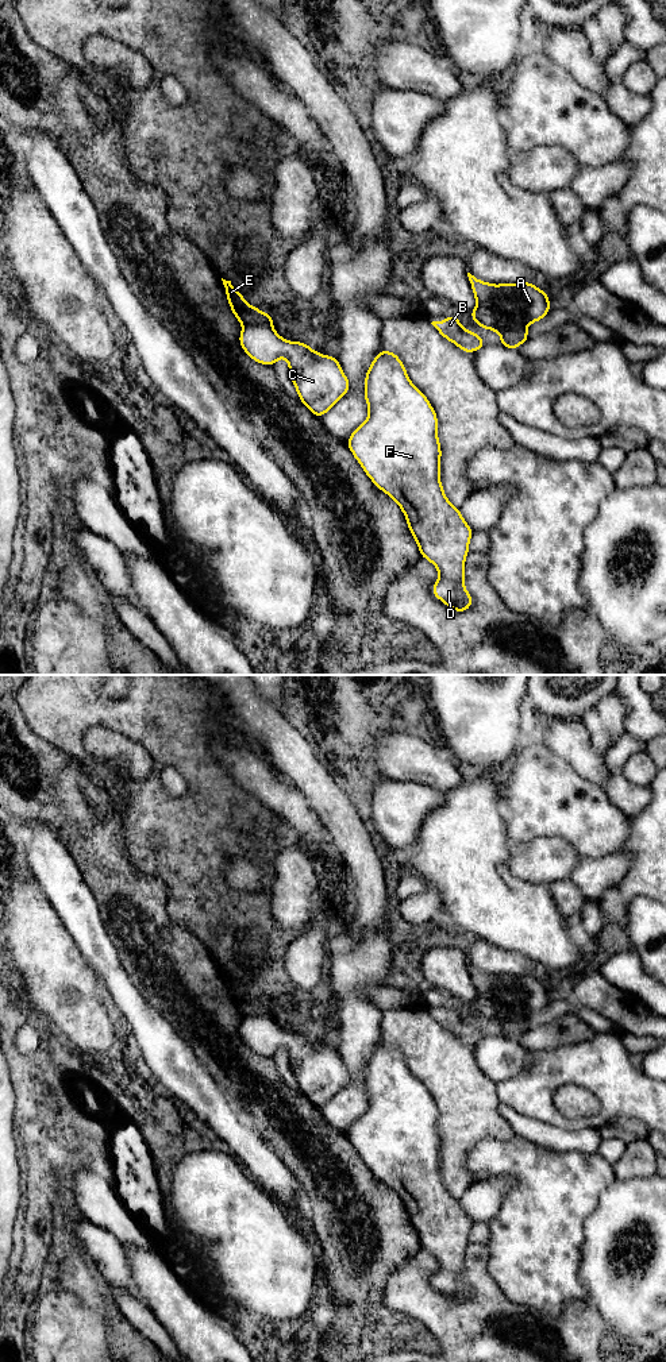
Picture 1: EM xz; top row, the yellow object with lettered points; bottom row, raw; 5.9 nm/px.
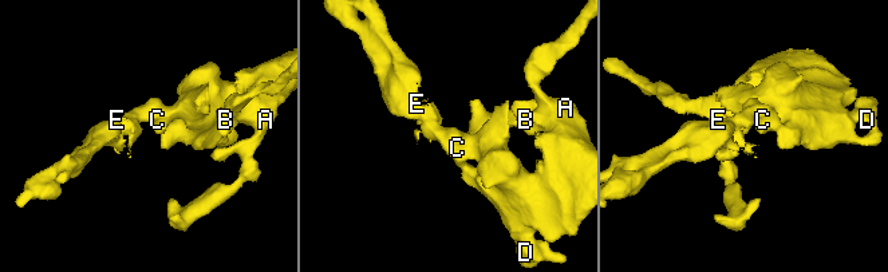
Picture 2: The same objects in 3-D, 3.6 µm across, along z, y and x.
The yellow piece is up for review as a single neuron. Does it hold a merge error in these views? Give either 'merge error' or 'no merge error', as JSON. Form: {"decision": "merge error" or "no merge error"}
{"decision": "merge error"}

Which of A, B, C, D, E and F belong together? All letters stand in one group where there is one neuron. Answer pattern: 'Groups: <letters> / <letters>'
Groups: A B C D F / E

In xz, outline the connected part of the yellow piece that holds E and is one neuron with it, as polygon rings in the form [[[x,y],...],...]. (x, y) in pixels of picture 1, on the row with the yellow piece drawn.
[[[223,279],[223,285],[226,288],[226,294],[228,300],[228,305],[232,309],[234,316],[238,319],[238,321],[246,327],[246,325],[267,325],[273,327],[273,319],[270,313],[265,313],[259,309],[257,309],[254,305],[249,305],[240,292],[235,289],[231,283],[231,281]]]

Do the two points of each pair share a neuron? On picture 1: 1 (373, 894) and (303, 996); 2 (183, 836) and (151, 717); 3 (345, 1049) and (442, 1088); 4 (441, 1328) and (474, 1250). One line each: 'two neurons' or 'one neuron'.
1: two neurons
2: one neuron
3: two neurons
4: one neuron

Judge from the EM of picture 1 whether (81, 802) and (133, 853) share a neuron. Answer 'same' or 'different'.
different

